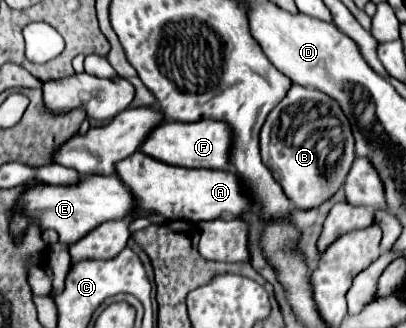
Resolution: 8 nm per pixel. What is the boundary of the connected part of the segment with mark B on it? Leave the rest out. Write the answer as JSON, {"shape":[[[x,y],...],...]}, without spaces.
{"shape":[[[294,84],[260,130],[260,152],[274,180],[284,184],[284,194],[298,208],[314,208],[344,184],[354,160],[354,136],[336,100],[316,88]]]}

